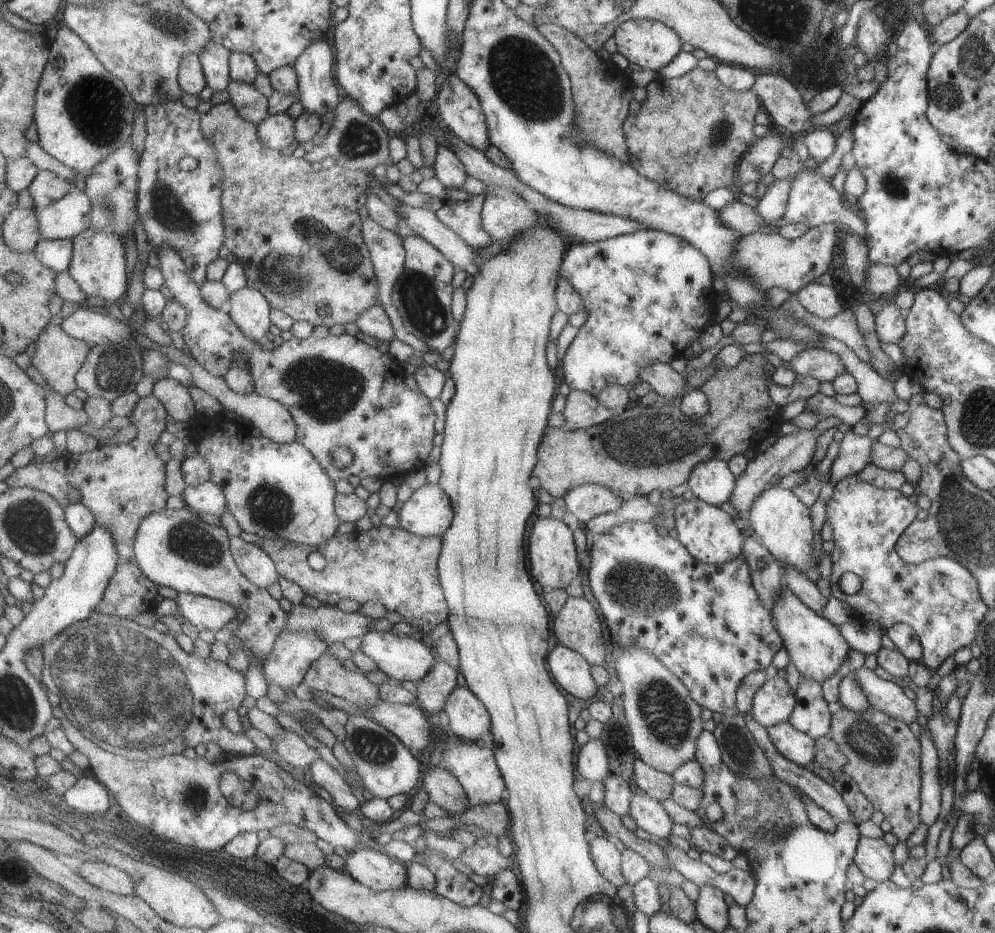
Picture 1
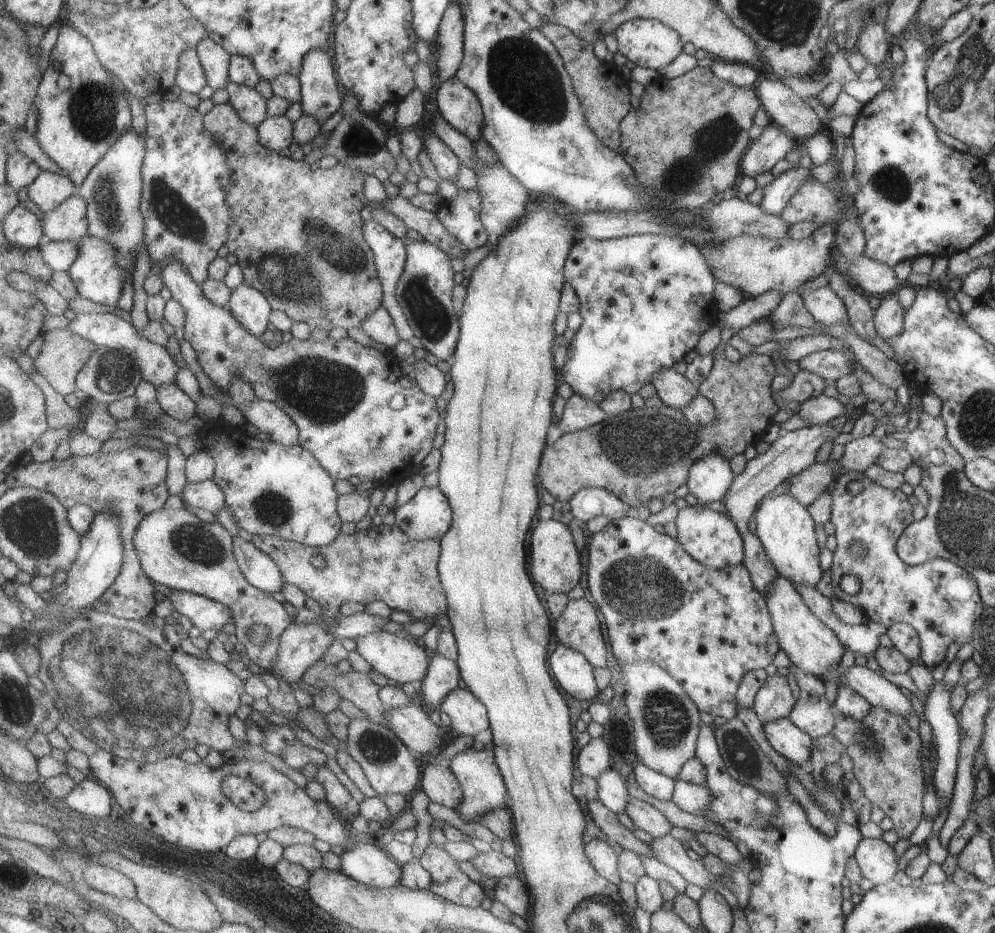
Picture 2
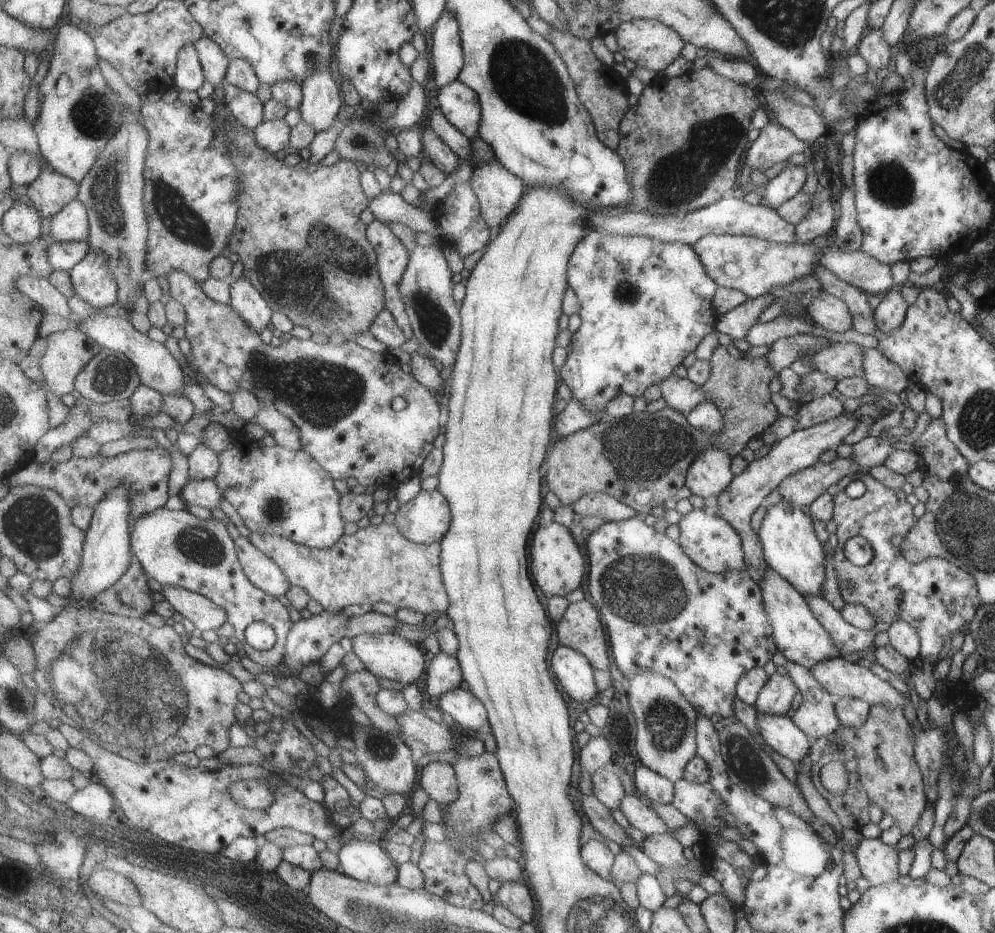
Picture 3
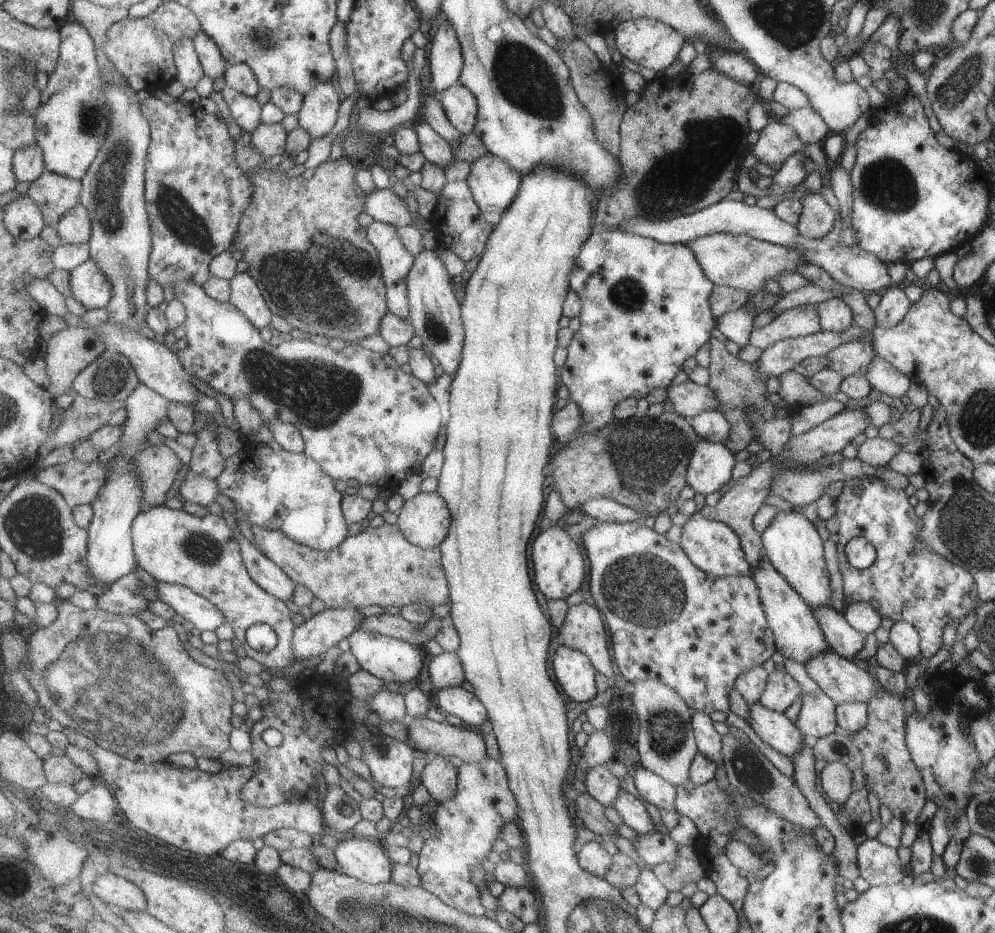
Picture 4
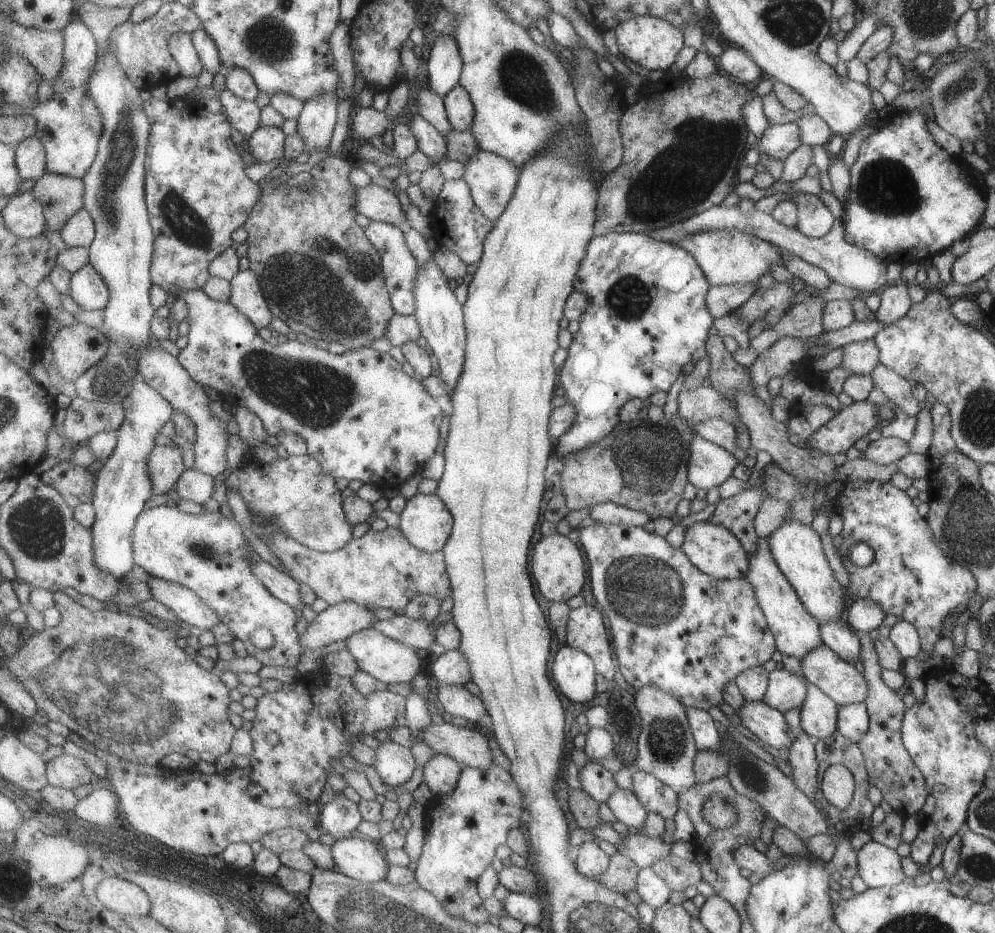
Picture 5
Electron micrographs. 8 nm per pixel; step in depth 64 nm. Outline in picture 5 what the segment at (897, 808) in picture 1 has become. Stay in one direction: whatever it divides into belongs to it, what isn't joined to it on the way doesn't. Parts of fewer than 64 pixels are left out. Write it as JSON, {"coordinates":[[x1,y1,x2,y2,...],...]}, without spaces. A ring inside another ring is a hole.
{"coordinates":[[860,633,860,642,862,642,861,661,865,668,864,677,868,682,868,696,864,703,867,705,870,725,868,732,858,742,858,747,864,756,869,784,882,793,883,800,892,807,894,812,898,812,900,816,907,819,913,814,918,814,929,796,925,778,920,768,913,762,903,742,902,726,907,708,903,698,892,691,892,688,888,688,881,678,884,670,878,662,875,642,870,640,868,633]]}

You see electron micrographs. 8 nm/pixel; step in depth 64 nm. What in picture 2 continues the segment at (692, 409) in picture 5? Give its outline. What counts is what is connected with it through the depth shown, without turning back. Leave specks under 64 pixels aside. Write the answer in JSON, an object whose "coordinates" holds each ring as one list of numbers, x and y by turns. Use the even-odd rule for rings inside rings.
{"coordinates":[[672,367,654,372,650,383,656,388,656,392,664,405,680,411,694,400,694,396,699,394,699,384,692,383,682,374,675,372]]}

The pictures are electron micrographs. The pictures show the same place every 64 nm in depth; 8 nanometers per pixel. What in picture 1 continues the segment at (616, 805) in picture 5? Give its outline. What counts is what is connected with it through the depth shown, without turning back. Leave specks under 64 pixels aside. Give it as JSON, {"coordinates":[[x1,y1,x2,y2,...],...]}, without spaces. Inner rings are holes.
{"coordinates":[[633,795,629,815,635,820,638,828,644,829,658,840,667,840,674,822,662,807,659,800,651,796]]}

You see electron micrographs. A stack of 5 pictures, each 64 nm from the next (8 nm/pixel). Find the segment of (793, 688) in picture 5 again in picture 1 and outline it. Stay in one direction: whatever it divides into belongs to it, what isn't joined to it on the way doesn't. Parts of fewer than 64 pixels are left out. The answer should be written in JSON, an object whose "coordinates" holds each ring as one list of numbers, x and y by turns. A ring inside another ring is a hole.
{"coordinates":[[776,675,756,691,751,713,762,727,788,721,796,704,795,692,785,678]]}

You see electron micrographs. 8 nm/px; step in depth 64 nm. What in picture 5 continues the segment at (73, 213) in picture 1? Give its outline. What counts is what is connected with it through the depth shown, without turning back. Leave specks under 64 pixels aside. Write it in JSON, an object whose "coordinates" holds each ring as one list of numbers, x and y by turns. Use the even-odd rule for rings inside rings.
{"coordinates":[[84,208,83,212,78,212,64,224,61,231,63,240,69,247,92,247,94,240,98,237,96,222,92,214]]}

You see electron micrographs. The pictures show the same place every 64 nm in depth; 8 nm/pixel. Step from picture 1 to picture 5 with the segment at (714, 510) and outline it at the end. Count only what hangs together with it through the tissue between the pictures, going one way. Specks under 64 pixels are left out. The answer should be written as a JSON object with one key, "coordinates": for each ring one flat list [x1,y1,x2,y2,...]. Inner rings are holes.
{"coordinates":[[707,521,696,522,686,529,685,533,681,550,695,568,716,579,746,577,750,568,749,554,728,528]]}

